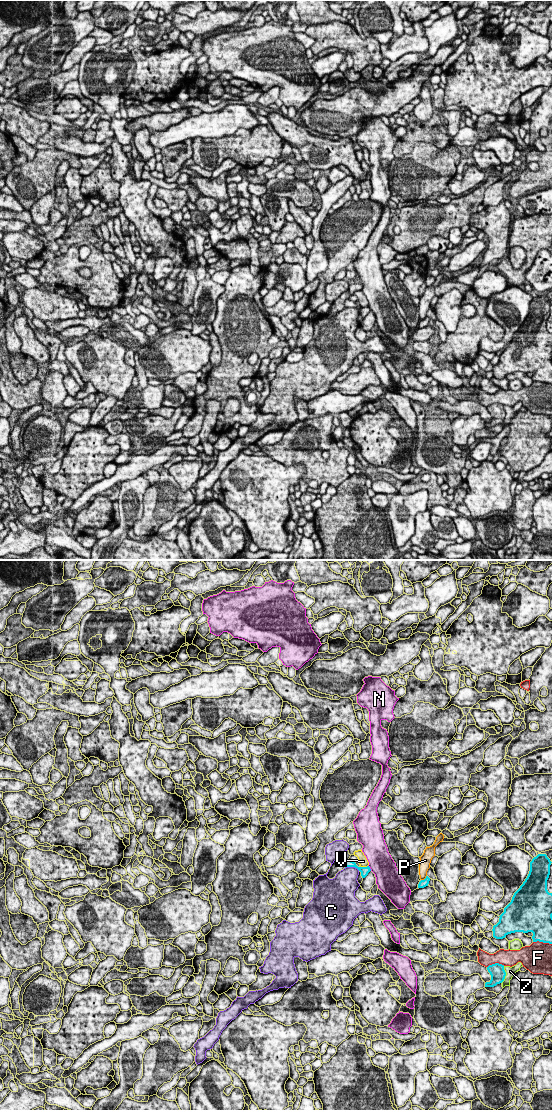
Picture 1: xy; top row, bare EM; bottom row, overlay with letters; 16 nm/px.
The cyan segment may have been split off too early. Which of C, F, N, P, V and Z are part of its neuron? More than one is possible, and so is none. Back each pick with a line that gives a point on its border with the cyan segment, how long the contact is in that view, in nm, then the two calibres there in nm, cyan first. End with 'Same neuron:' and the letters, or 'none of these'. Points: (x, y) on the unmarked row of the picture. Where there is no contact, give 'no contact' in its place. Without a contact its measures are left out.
Same neuron: none of these

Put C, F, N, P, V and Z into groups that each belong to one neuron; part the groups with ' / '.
C / F / N / P / V / Z

